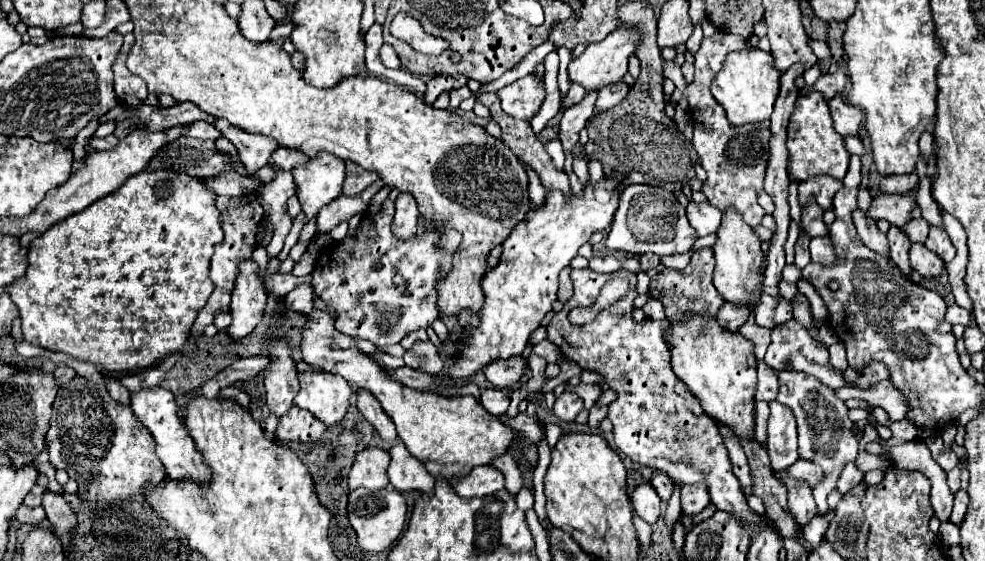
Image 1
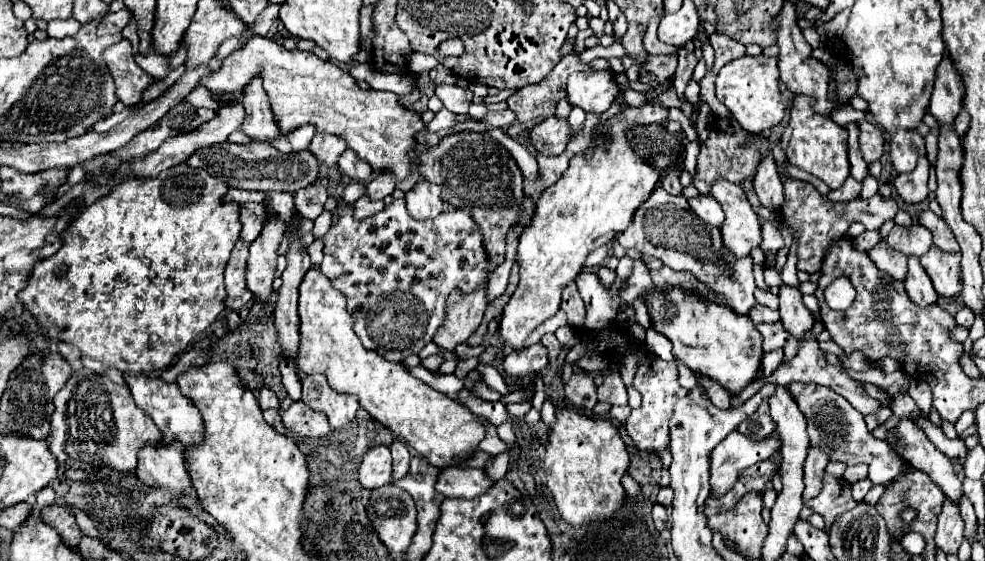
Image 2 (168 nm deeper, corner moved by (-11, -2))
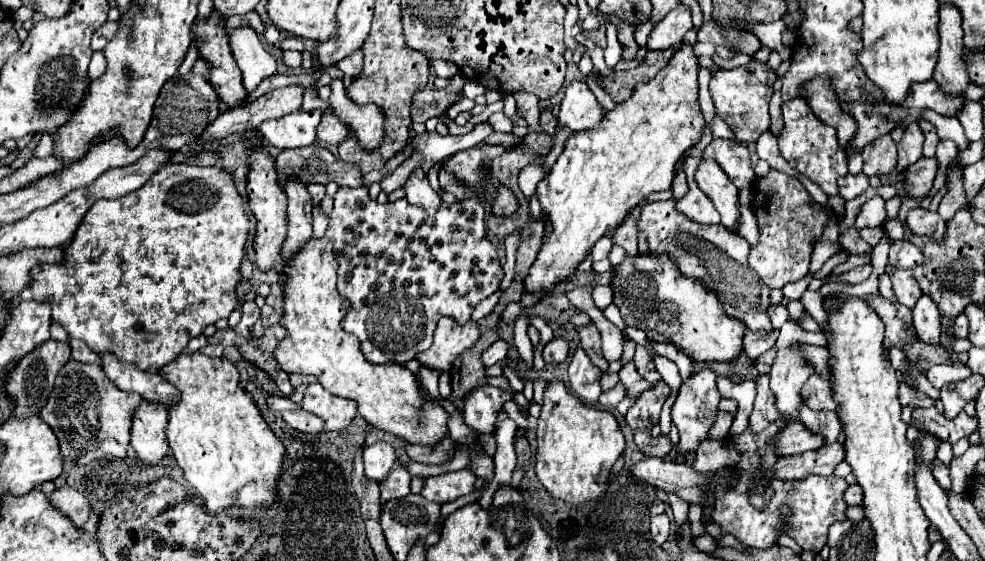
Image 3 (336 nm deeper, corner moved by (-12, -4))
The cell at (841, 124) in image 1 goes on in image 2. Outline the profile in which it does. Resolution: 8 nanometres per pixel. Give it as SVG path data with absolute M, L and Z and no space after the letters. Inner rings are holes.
M859 121L859 145L863 151L863 157L867 163L879 159L883 155L883 133L877 125L873 125L871 121Z

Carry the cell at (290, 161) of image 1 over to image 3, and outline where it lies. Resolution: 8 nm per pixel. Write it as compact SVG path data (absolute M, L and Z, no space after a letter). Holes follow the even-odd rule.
M322 109L296 111L284 115L282 119L270 119L262 123L260 133L272 147L280 151L306 147L312 145L316 139L316 127L320 123L320 117L322 117Z

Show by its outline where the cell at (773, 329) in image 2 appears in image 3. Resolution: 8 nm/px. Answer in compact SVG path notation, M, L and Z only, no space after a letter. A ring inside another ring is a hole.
M774 329L770 335L760 335L760 333L746 331L744 343L742 343L742 351L744 351L746 357L756 359L756 357L760 357L762 353L766 353L770 347L774 347L776 339L778 339L778 331L776 331L776 329Z

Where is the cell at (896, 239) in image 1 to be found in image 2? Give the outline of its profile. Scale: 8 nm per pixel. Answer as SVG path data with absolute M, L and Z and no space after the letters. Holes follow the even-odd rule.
M909 257L905 291L909 293L911 301L915 301L921 307L937 301L937 291L933 289L933 283L929 281L929 275L925 273L925 269L921 269L919 257Z

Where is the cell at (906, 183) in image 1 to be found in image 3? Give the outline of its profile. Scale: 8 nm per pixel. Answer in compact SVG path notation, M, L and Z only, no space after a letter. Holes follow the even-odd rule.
M920 157L914 165L904 171L906 177L906 191L910 197L922 199L930 193L934 177L938 173L938 159L936 157Z

